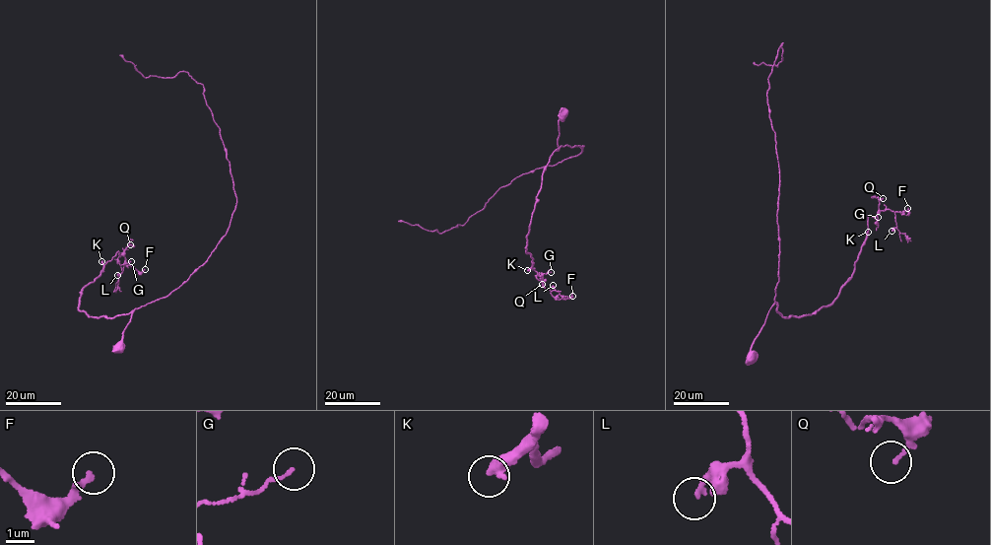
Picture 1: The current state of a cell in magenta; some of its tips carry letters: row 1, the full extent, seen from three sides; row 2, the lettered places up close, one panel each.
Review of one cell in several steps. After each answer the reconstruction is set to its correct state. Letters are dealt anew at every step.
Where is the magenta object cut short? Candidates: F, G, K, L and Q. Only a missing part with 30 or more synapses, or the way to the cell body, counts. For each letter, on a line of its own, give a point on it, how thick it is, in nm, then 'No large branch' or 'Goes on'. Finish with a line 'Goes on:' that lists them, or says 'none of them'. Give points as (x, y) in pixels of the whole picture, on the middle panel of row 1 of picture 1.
F: Place: (572, 296). Thickness 220 nm. Goes on
G: Place: (551, 272). Thickness 90 nm. No large branch
K: Place: (527, 270). Thickness 400 nm. Goes on
L: Place: (553, 285). Thickness 240 nm. No large branch
Q: Place: (542, 284). Thickness 120 nm. No large branch
Goes on: F, K

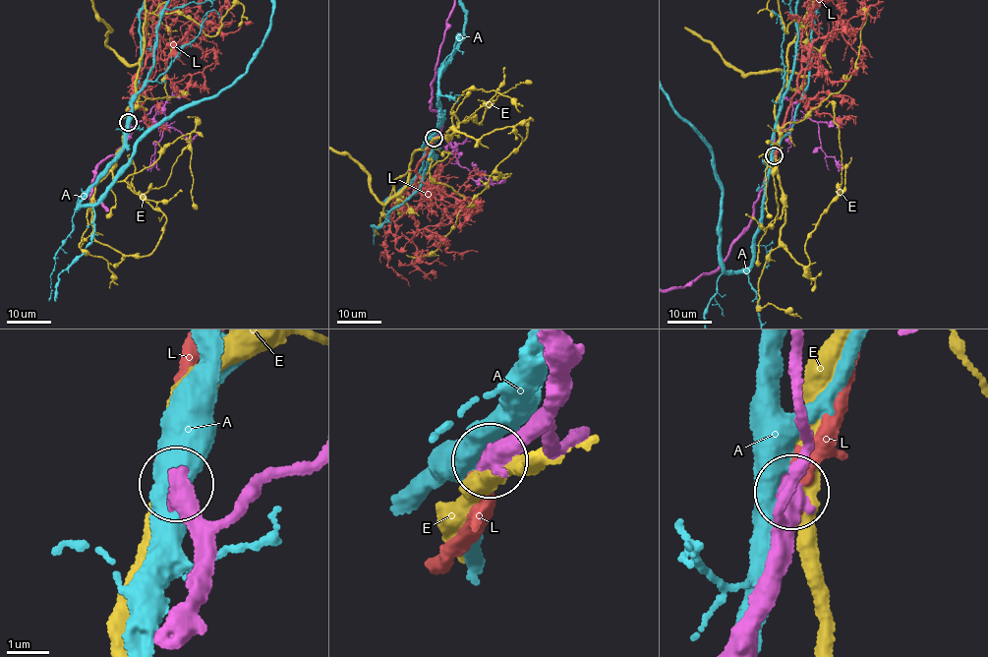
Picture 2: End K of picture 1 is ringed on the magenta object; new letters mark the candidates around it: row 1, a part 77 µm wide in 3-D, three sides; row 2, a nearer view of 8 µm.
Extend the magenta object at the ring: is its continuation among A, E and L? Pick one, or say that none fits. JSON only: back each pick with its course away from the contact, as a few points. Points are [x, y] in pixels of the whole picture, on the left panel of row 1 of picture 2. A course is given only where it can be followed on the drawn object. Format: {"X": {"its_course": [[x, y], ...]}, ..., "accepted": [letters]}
{"L": {"its_course": [[128, 122], [134, 77], [151, 57], [154, 16], [169, 16]]}, "accepted": ["L"]}

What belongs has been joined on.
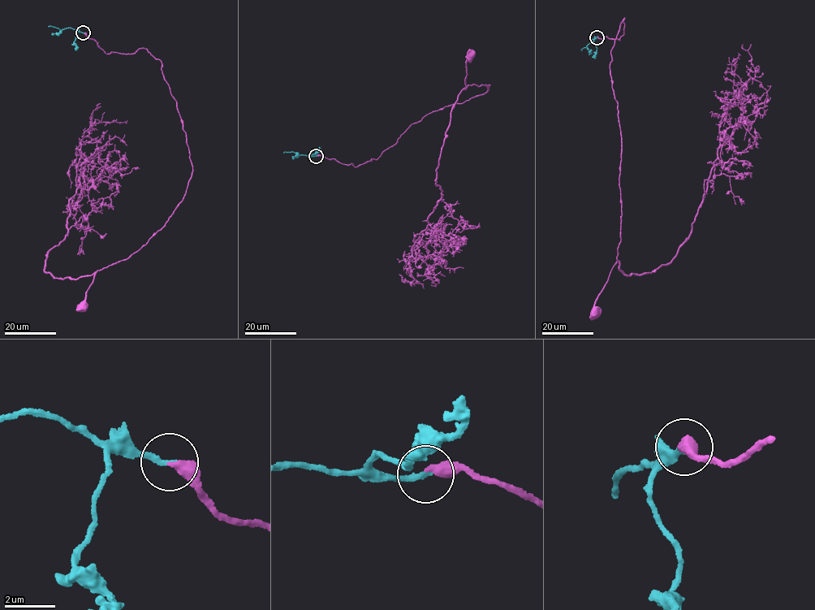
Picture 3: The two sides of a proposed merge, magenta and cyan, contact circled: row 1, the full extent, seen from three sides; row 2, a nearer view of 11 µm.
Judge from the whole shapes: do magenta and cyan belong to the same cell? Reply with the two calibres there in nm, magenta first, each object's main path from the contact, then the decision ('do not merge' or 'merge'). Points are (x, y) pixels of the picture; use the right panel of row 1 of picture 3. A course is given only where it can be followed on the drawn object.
420/220 nm | magenta via (597, 37), (620, 40), (625, 18), (610, 65), (621, 138), (621, 237), (617, 261), (597, 296), (594, 313) | cyan via (597, 37), (589, 41), (581, 50) | merge

